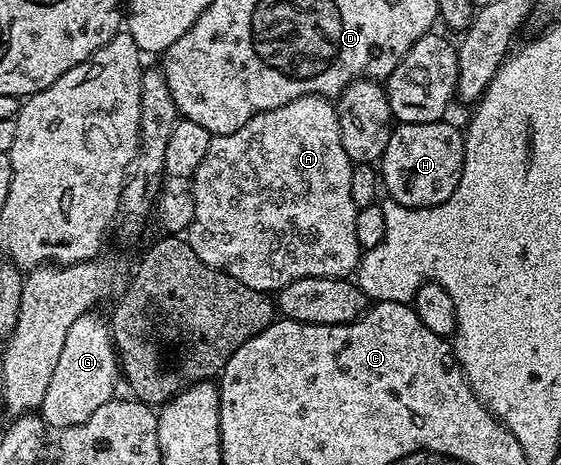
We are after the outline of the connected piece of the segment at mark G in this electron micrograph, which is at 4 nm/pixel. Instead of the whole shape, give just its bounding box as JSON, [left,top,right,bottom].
[39,312,119,430]

